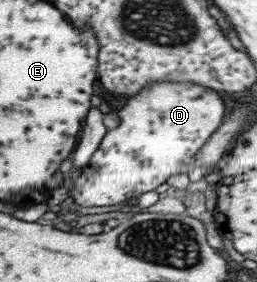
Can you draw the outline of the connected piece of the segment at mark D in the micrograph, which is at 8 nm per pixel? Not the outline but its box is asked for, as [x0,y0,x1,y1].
[68,81,228,207]

